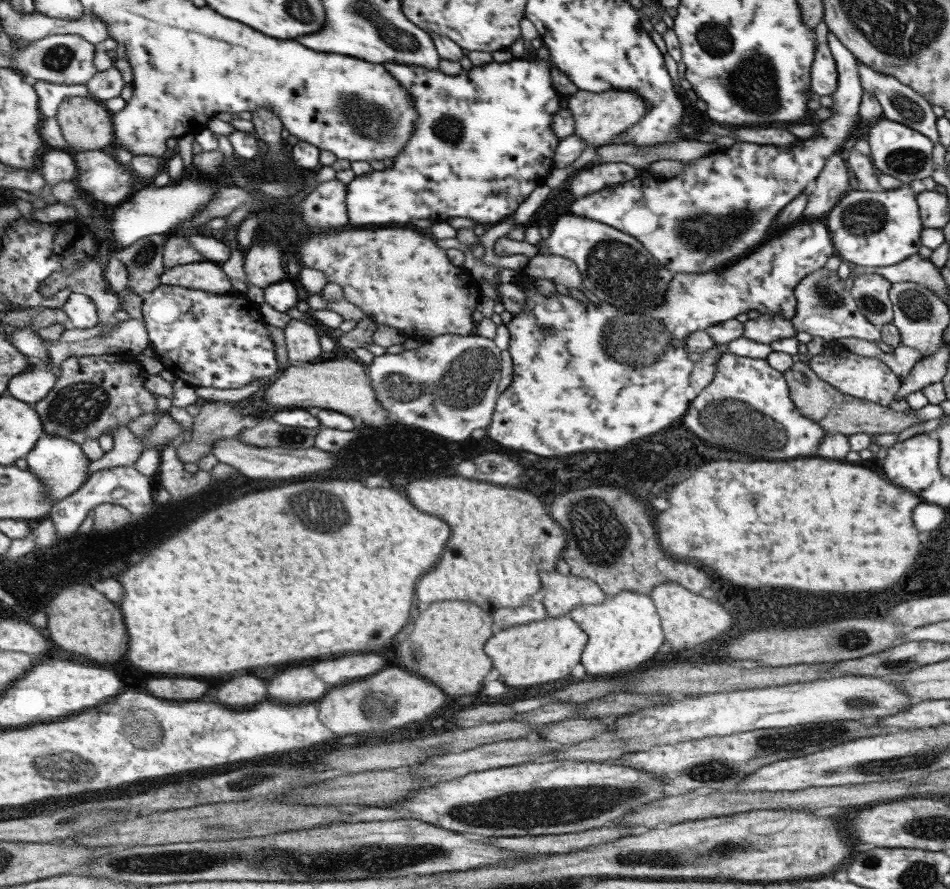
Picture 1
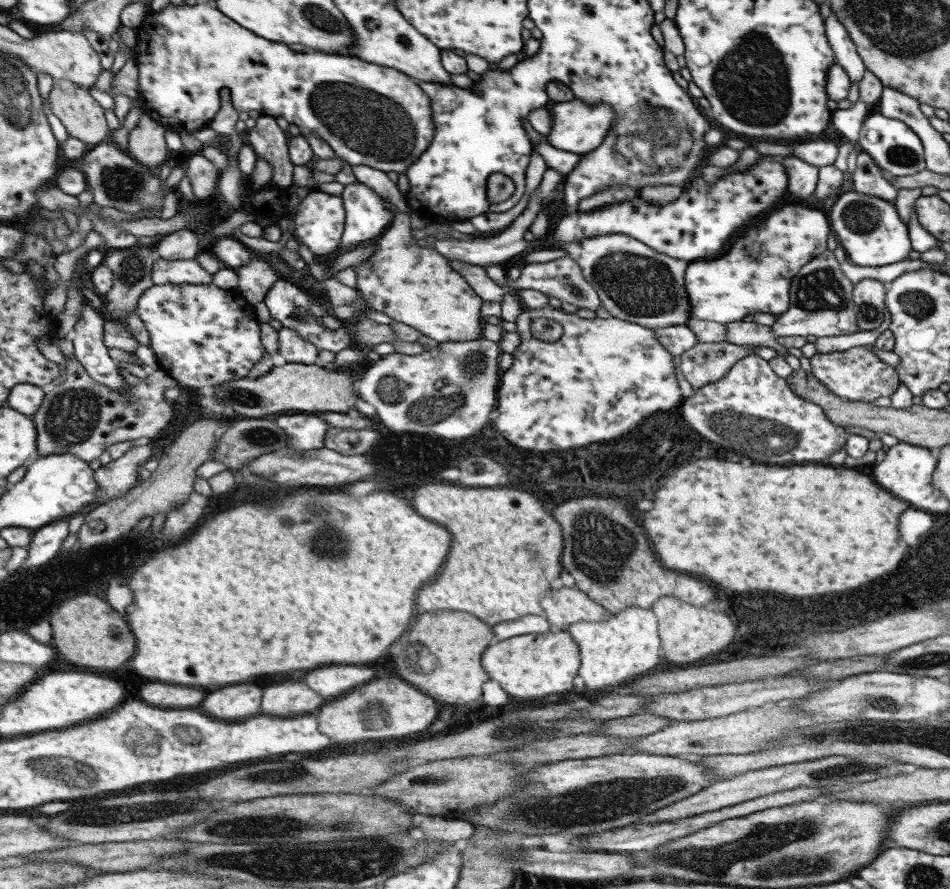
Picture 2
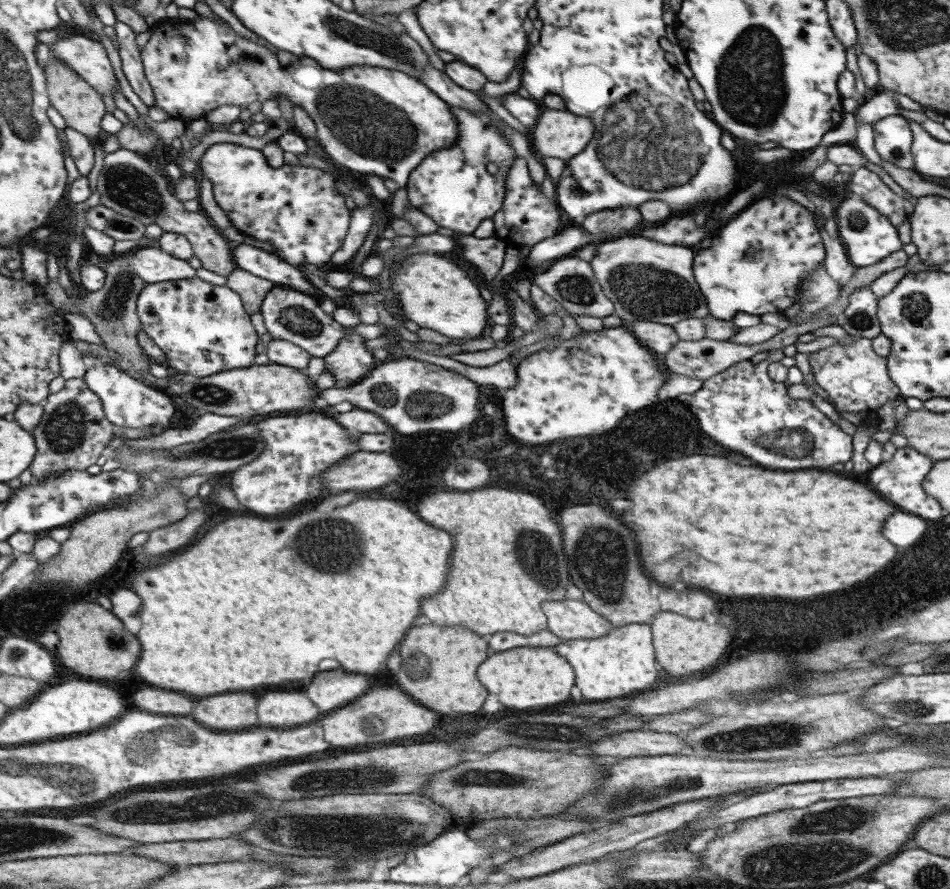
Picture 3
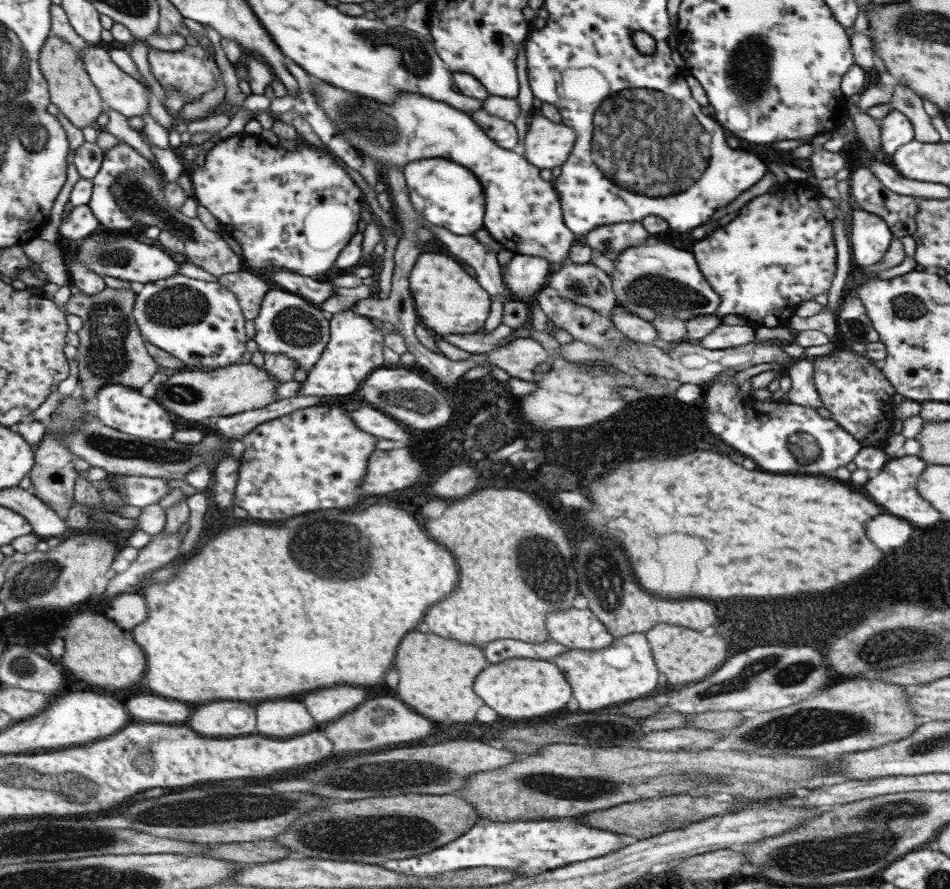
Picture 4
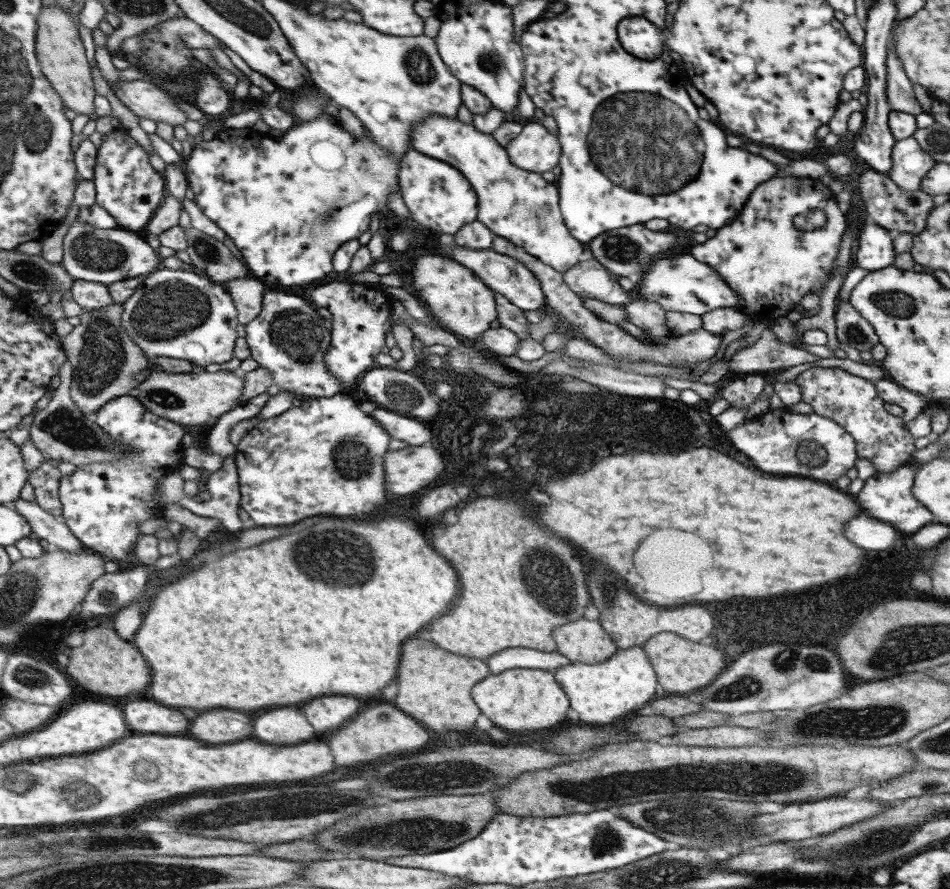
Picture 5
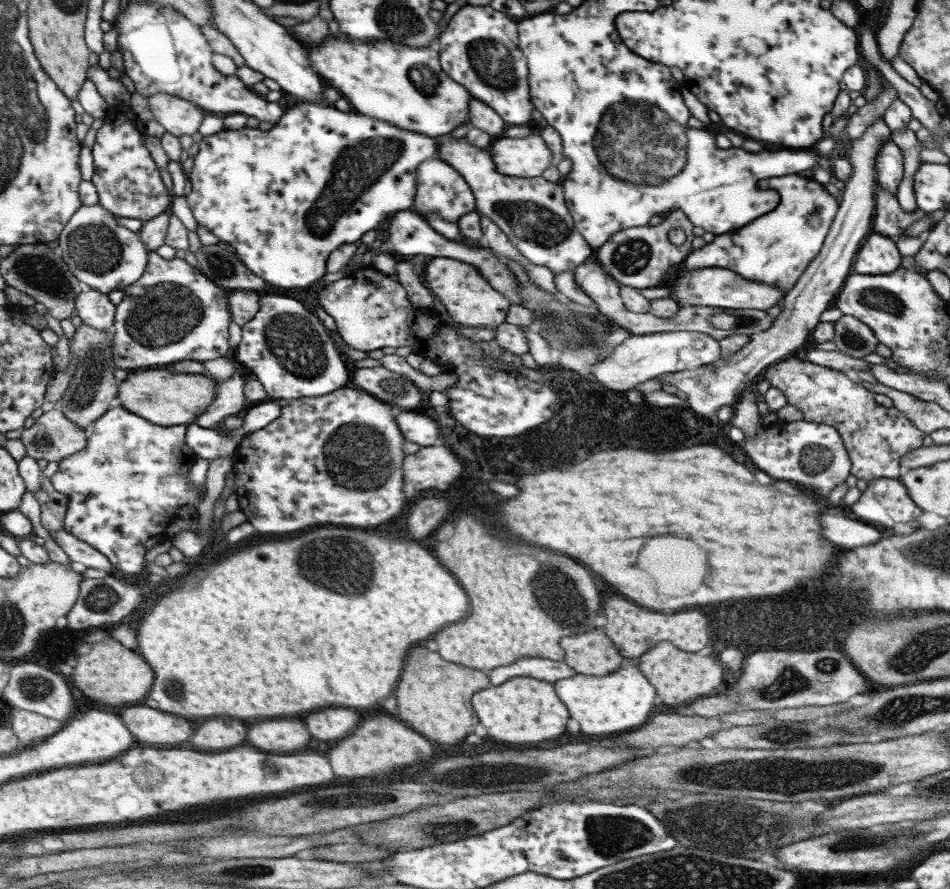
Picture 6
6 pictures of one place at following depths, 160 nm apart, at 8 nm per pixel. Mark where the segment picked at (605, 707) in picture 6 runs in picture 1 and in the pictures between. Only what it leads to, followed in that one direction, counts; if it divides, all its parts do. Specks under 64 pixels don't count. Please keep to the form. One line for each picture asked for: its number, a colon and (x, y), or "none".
1: (623, 631)
2: (613, 652)
3: (621, 663)
4: (624, 670)
5: (618, 688)

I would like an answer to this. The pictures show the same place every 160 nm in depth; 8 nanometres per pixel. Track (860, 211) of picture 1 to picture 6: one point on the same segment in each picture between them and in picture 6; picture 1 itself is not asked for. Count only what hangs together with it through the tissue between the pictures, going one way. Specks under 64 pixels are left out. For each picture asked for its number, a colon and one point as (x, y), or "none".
2: (869, 230)
3: (868, 236)
4: (869, 236)
5: (873, 251)
6: (878, 254)

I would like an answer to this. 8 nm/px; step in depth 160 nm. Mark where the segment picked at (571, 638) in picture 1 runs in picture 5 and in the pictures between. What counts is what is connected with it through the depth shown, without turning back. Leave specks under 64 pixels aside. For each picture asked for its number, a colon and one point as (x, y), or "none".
2: (528, 667)
3: (526, 678)
4: (517, 689)
5: (522, 700)

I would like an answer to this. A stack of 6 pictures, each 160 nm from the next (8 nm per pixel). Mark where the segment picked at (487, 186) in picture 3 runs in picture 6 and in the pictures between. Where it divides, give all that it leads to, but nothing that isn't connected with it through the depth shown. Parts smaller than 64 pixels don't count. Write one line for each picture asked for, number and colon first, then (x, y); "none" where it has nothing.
4: (447, 195)
5: (437, 196)
6: (440, 189)

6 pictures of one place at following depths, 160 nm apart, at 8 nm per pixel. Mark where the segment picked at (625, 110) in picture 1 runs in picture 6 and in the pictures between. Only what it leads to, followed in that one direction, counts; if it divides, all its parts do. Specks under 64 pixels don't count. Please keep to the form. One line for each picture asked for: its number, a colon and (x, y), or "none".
2: (577, 127)
3: (557, 133)
4: (547, 144)
5: (535, 149)
6: (525, 157)

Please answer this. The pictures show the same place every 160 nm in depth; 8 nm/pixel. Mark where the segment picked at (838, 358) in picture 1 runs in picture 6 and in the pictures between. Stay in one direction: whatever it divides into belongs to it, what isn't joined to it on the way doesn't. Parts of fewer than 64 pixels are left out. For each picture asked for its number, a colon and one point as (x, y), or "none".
2: (856, 374)
3: (855, 378)
4: (854, 390)
5: (852, 402)
6: (876, 437)

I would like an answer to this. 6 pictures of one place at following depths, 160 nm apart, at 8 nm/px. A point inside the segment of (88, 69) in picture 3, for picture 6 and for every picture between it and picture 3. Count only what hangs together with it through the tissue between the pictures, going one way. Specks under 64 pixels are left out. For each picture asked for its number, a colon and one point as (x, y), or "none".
4: (121, 92)
5: (146, 99)
6: (177, 116)

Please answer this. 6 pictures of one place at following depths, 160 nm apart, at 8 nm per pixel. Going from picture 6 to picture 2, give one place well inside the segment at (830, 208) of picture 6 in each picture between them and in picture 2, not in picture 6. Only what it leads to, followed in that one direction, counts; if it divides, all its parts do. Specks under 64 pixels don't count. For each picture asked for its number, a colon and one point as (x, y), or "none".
2: (754, 276)
3: (755, 264)
4: (778, 252)
5: (769, 265)

